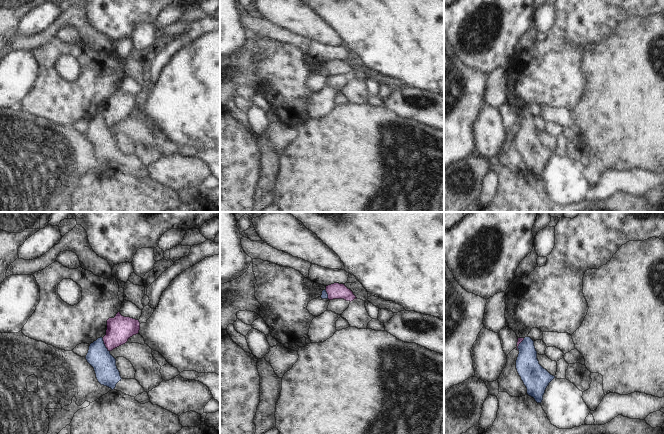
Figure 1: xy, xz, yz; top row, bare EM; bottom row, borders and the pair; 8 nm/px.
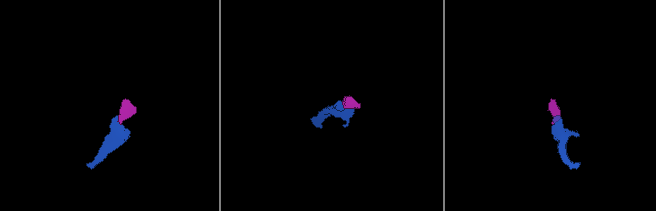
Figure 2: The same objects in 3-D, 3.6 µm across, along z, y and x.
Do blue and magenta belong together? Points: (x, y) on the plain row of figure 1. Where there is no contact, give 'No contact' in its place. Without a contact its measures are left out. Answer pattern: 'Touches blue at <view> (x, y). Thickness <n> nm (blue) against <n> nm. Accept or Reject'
Touches blue at xy (104, 121). Thickness 190 nm (blue) against 200 nm. Reject

